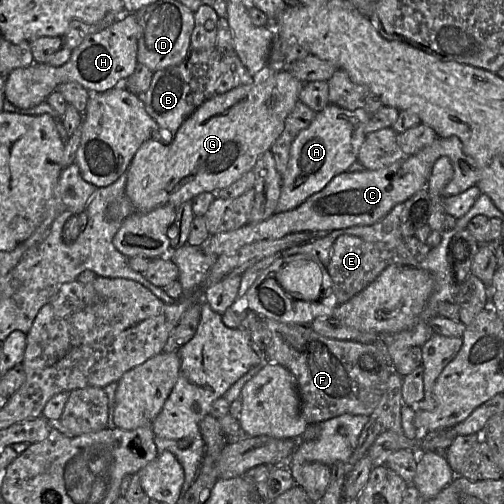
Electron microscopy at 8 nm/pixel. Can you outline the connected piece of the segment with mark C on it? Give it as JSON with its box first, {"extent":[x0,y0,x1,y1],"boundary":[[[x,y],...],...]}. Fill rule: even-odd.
{"extent":[199,135,479,257],"boundary":[[[455,135],[437,137],[418,152],[387,167],[375,170],[365,168],[363,171],[338,174],[322,190],[308,197],[298,207],[274,213],[258,223],[210,235],[199,247],[207,254],[219,257],[233,255],[241,247],[256,241],[280,239],[292,233],[309,232],[316,237],[338,229],[374,224],[387,215],[396,204],[404,203],[419,190],[427,188],[433,165],[441,156],[449,157],[454,169],[452,179],[443,189],[443,197],[459,194],[477,184],[479,180],[477,162],[464,152],[461,140]]]}

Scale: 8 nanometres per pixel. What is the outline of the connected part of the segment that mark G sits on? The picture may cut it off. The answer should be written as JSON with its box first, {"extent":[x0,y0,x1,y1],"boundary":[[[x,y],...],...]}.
{"extent":[125,70,303,212],"boundary":[[[287,70],[262,74],[259,82],[204,101],[184,120],[170,144],[146,140],[127,169],[125,194],[135,212],[149,212],[165,204],[178,207],[202,192],[217,192],[253,170],[258,158],[283,132],[285,119],[300,101],[303,85]]]}

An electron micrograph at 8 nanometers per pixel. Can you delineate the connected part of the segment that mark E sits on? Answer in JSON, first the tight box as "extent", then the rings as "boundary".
{"extent":[326,235,429,304],"boundary":[[[352,235],[339,236],[331,248],[330,261],[326,266],[338,304],[345,303],[362,291],[389,265],[416,267],[426,257],[429,250],[429,246],[415,236],[401,236],[397,240],[387,242],[368,242]]]}

